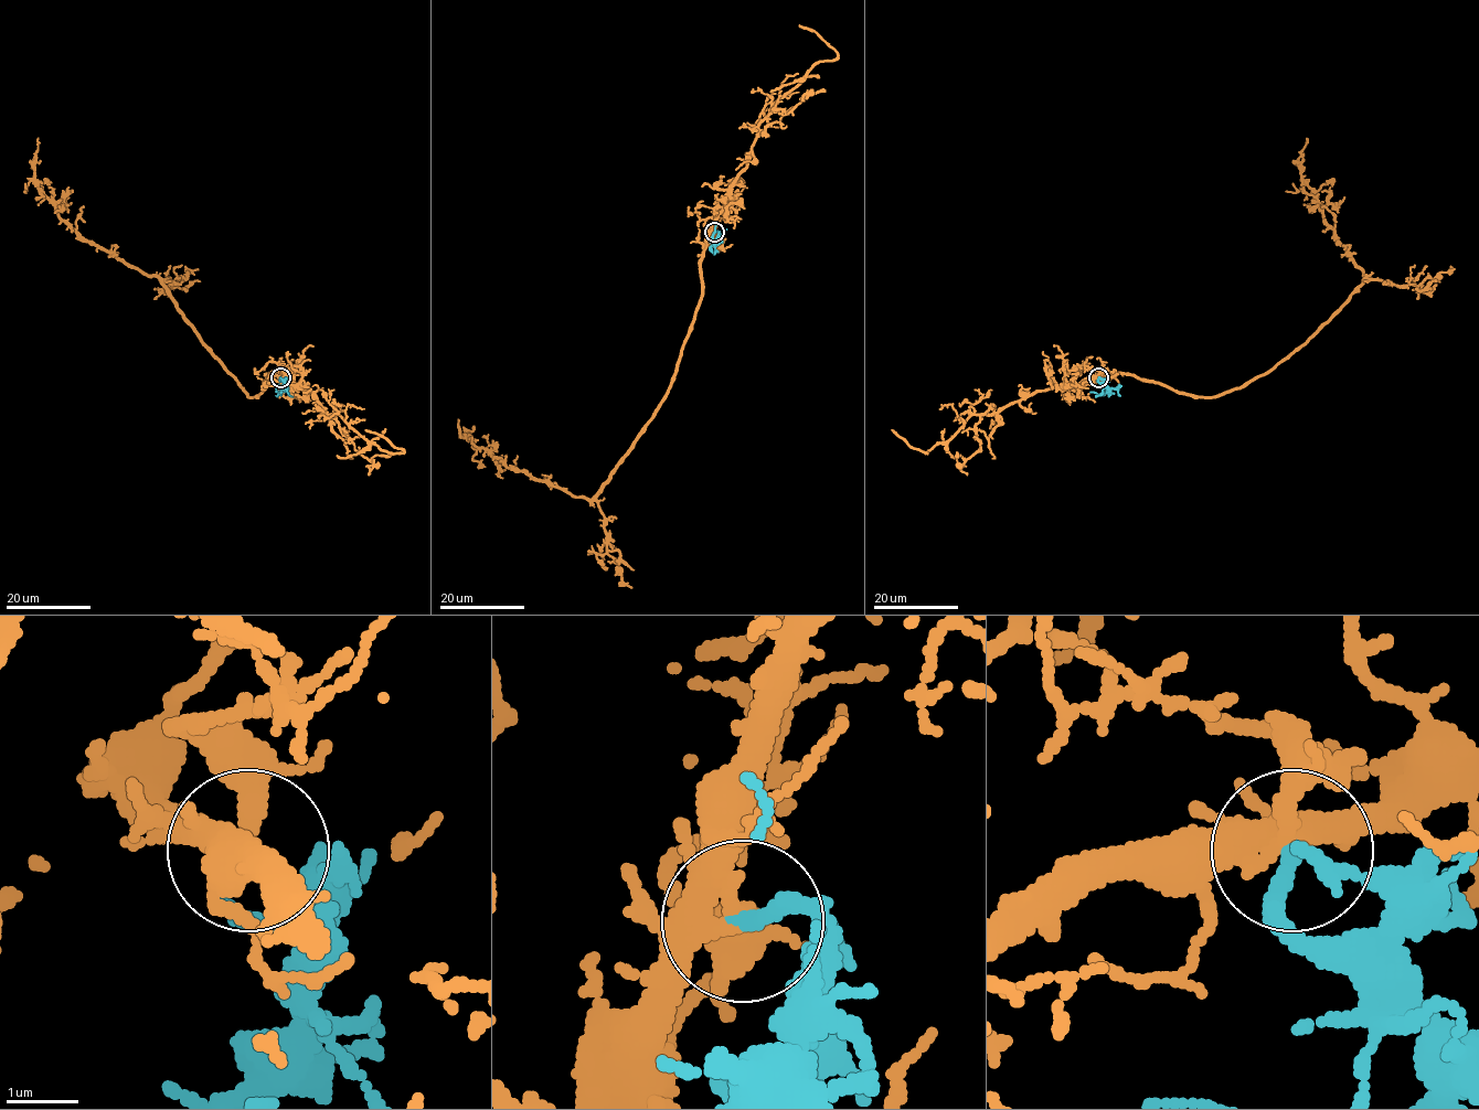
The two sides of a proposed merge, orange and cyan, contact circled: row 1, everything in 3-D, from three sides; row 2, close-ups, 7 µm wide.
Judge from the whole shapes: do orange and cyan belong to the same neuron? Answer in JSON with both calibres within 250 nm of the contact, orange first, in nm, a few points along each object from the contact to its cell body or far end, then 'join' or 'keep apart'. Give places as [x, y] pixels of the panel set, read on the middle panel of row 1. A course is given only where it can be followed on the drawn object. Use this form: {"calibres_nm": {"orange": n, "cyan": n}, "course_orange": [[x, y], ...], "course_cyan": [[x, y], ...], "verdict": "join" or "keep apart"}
{"calibres_nm": {"orange": 320, "cyan": 240}, "course_orange": [[714, 232], [671, 384], [591, 498], [510, 469], [472, 439]], "course_cyan": [[714, 232], [719, 233], [714, 241], [714, 223]], "verdict": "join"}

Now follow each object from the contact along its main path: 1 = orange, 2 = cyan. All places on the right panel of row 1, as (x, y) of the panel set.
1: (1098, 376), (1125, 373), (1200, 397), (1244, 387), (1297, 351), (1362, 283), (1364, 273), (1301, 178), (1306, 138)
2: (1098, 376), (1107, 391), (1089, 393)

